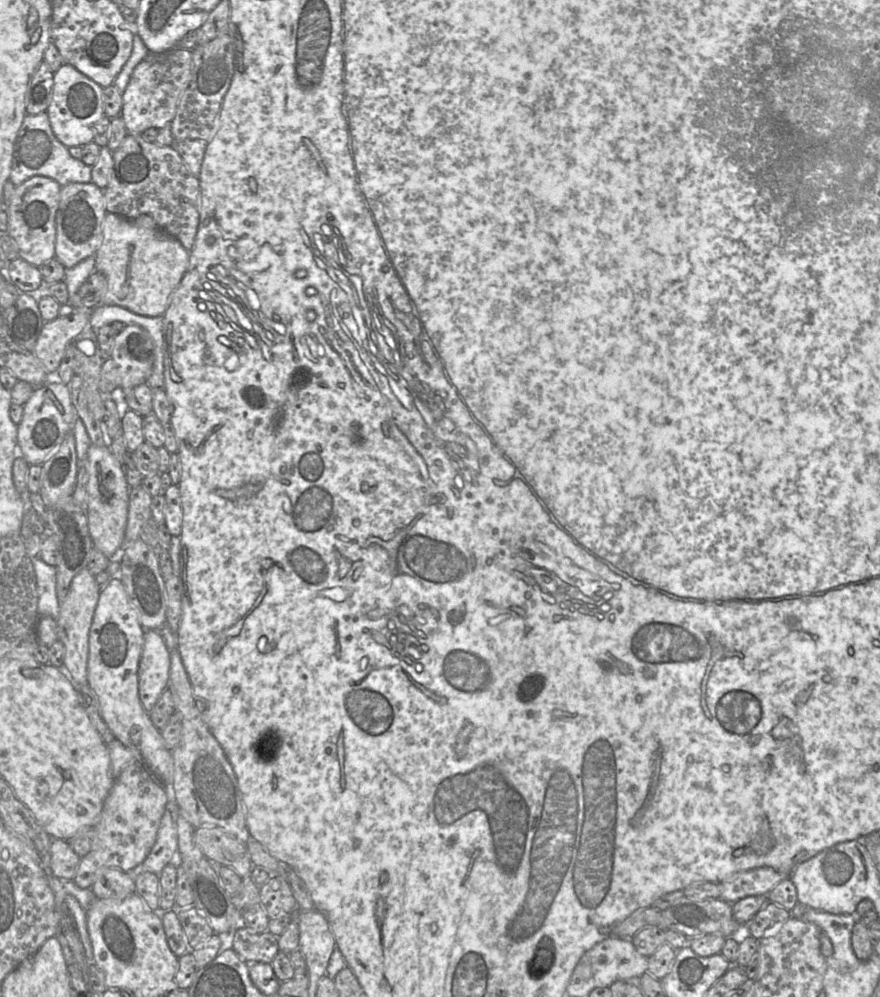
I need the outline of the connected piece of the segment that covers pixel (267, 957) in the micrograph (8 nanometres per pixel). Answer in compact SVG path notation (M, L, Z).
M240 927L233 932L232 937L232 949L248 964L271 964L279 952L278 937L269 931L257 934Z

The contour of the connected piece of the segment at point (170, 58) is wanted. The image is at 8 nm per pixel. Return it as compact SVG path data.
M175 48L162 53L149 52L135 67L122 94L121 117L128 134L142 134L149 128L170 126L191 75L192 49Z

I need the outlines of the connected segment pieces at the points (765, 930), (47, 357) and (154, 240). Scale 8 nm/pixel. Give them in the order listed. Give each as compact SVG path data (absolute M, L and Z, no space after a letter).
M768 901L745 925L753 938L762 939L776 935L790 916L790 911Z
M75 308L74 312L66 317L58 316L51 321L44 322L41 332L37 338L33 353L43 364L50 375L54 375L60 365L63 355L71 341L89 325L91 315L89 308Z
M106 213L102 232L103 240L95 254L94 270L101 272L105 277L105 293L100 305L117 305L146 317L163 316L187 268L189 250L185 249L173 236L163 231L149 215L126 219L114 213Z

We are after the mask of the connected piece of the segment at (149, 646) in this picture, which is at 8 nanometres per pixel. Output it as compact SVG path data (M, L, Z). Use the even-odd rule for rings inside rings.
M146 630L144 646L138 667L138 690L141 704L150 712L168 688L170 650L157 630Z

